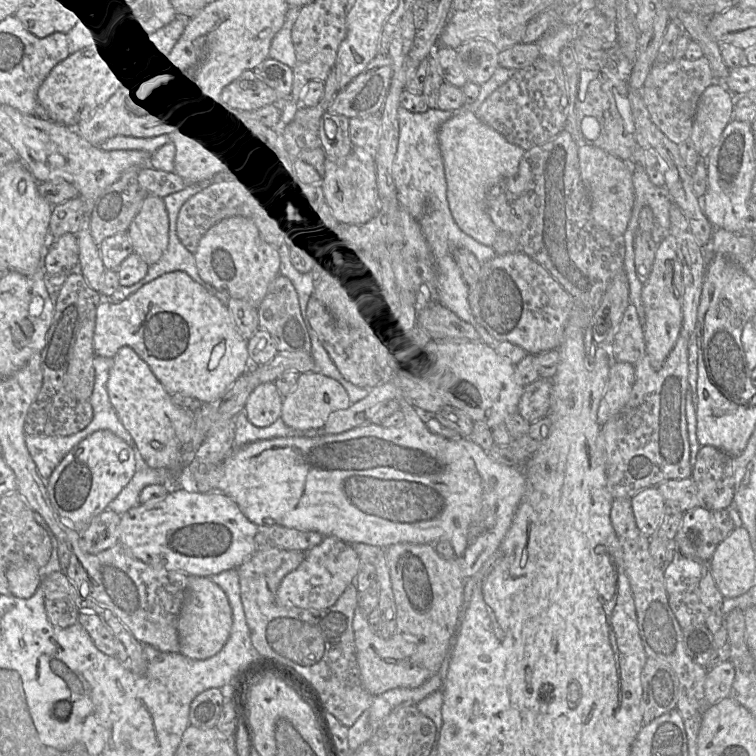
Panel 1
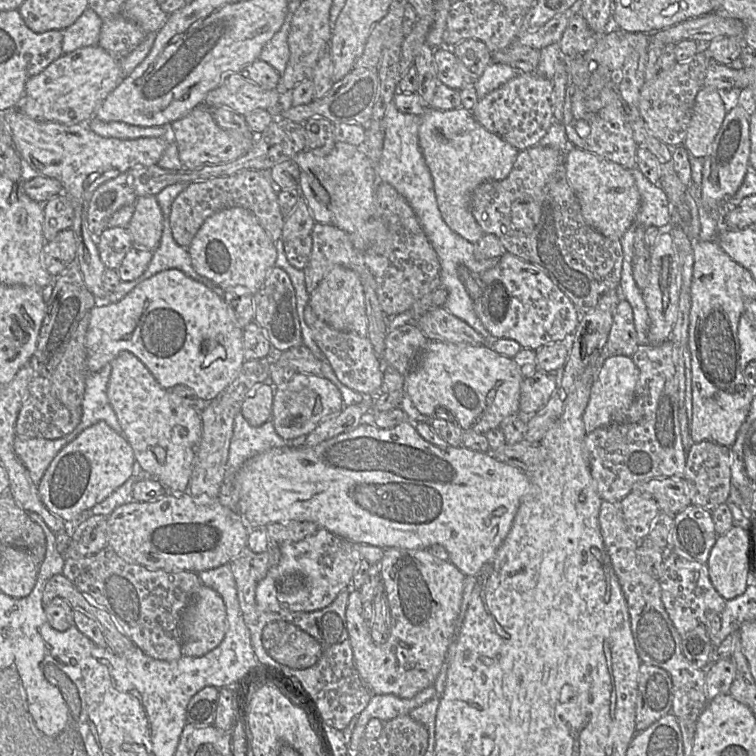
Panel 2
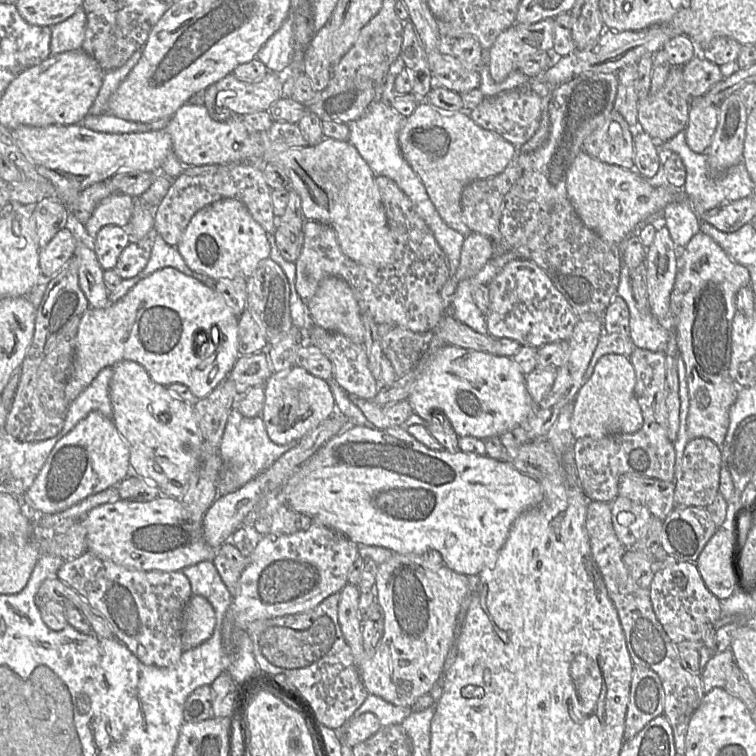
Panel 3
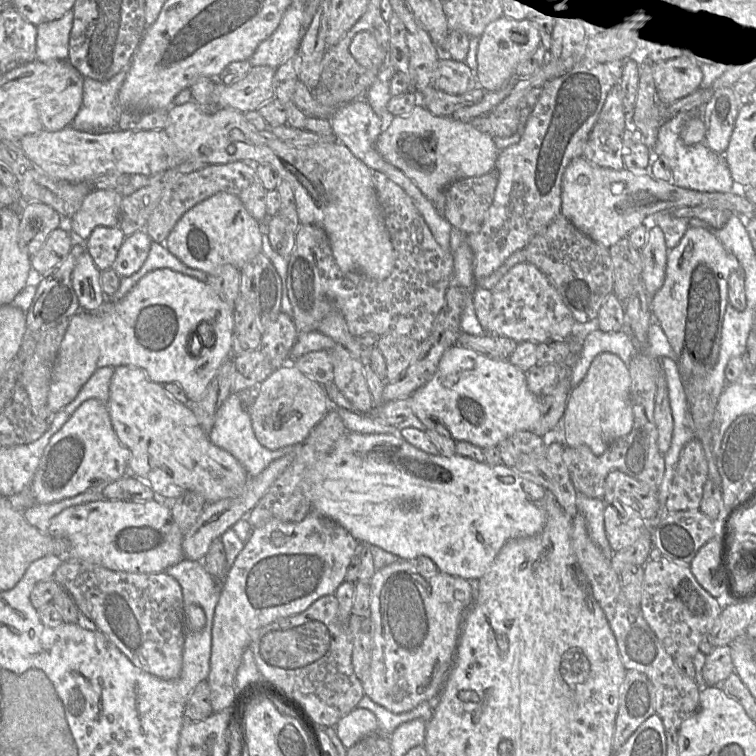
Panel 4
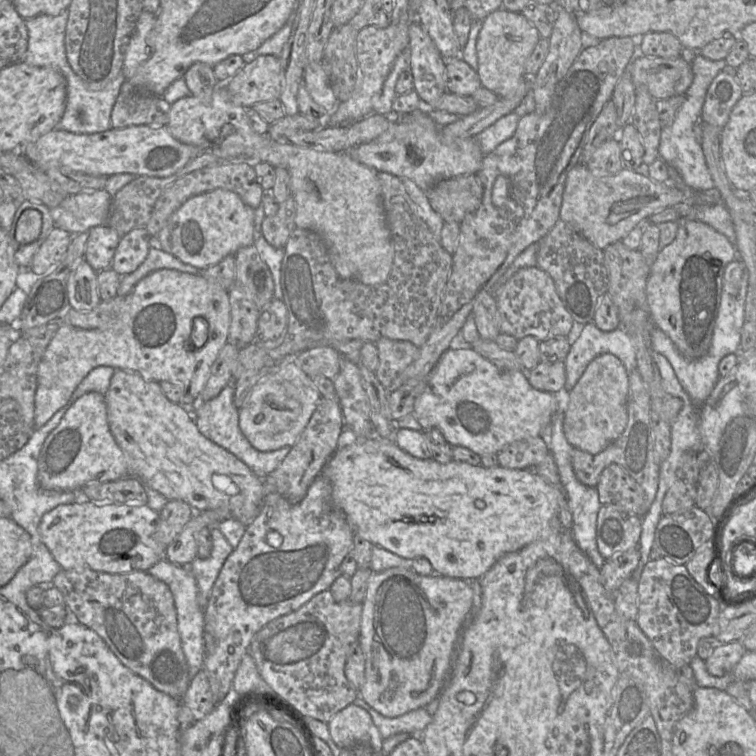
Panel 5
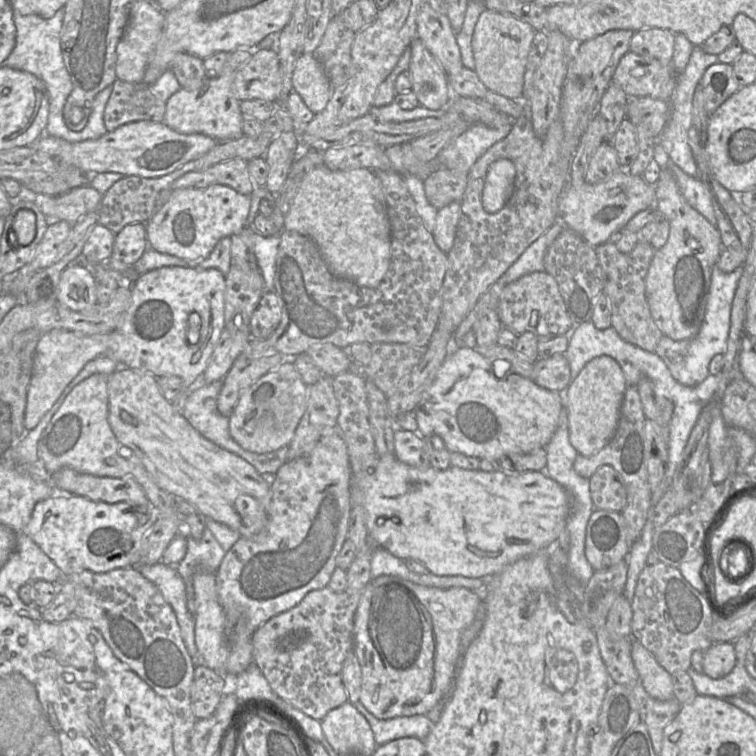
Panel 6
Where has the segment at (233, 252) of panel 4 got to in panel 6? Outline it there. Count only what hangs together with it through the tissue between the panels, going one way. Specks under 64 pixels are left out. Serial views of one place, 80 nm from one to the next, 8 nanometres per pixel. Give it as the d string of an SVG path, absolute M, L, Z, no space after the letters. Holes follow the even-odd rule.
M225 185L177 189L149 222L145 223L148 248L150 246L160 253L185 261L202 261L222 238L239 234L247 227L250 206L251 196Z

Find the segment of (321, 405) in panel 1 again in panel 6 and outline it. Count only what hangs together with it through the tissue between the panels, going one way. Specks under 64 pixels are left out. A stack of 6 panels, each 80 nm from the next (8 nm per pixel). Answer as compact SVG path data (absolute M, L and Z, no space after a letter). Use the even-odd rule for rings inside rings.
M285 362L263 375L241 394L229 415L231 437L245 450L269 453L288 446L306 411L308 385L292 362Z

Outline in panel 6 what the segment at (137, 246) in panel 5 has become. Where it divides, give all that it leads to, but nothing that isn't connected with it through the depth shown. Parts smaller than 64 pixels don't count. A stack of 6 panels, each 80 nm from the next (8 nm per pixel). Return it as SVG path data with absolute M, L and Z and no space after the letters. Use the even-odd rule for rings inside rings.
M129 224L115 236L113 254L106 265L120 273L127 272L141 259L147 249L146 224Z

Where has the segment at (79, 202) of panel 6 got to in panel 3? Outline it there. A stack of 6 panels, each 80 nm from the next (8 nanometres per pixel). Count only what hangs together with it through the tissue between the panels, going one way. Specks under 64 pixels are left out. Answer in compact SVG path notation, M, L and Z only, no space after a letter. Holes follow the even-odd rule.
M113 193L103 199L84 225L87 233L93 239L101 228L115 225L126 228L134 208L134 198L123 193Z

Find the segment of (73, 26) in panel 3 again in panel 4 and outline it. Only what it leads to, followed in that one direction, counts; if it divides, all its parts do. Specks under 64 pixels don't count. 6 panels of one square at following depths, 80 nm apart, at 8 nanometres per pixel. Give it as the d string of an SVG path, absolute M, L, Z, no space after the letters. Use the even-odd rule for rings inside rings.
M69 10L60 19L36 26L36 61L68 60L72 25L73 11Z

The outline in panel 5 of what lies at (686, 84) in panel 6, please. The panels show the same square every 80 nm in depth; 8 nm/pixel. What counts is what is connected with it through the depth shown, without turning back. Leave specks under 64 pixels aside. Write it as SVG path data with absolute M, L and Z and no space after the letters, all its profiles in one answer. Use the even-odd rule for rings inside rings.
M699 52L691 62L691 67L694 75L693 81L685 92L684 102L674 115L672 123L662 129L659 156L669 167L680 174L687 186L695 191L708 191L715 189L715 185L706 163L701 142L696 138L694 128L701 120L705 96L713 79L723 70L729 70L734 74L735 69L727 66L725 59L710 60Z

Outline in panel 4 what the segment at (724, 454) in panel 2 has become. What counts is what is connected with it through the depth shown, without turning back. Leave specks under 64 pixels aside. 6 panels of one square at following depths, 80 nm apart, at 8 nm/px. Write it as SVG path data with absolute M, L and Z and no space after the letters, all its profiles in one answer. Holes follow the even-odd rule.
M698 438L690 440L680 452L676 474L666 501L669 513L699 509L703 488L709 479L709 466Z

